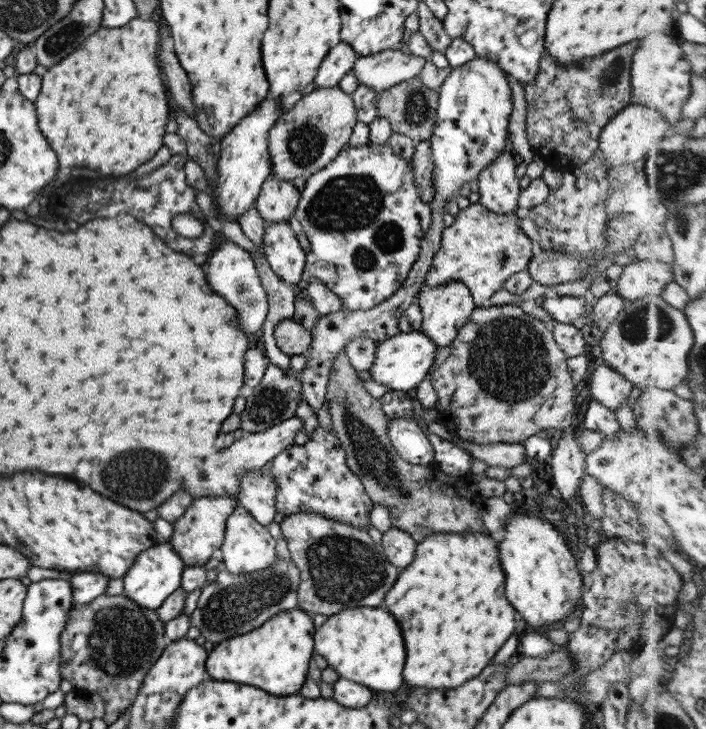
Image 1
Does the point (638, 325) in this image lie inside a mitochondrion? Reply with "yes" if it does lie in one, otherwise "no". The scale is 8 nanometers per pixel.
yes

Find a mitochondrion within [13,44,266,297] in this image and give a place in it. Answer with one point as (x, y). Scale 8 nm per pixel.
(83, 192)

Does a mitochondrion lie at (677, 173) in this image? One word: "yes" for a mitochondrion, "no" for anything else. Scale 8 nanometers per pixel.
yes

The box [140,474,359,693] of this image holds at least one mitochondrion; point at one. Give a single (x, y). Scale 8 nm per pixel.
(232, 608)

